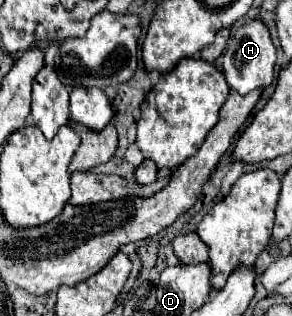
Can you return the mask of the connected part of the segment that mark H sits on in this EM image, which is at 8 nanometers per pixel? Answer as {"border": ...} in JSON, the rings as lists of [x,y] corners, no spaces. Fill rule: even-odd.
{"border":[[[259,19],[241,25],[231,35],[223,55],[223,71],[227,75],[227,83],[233,93],[247,95],[253,89],[267,89],[273,81],[273,65],[275,65],[275,47],[271,43],[267,27]]]}

